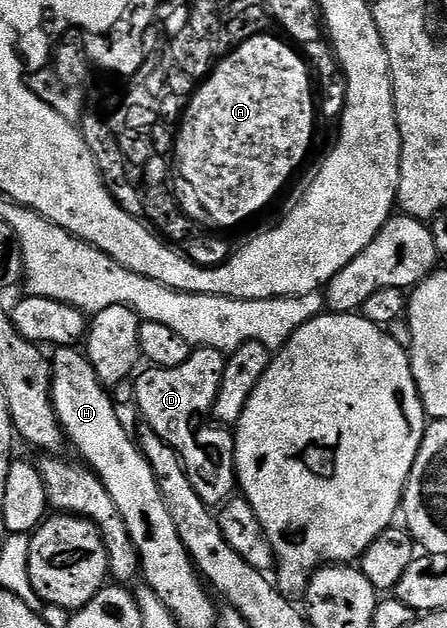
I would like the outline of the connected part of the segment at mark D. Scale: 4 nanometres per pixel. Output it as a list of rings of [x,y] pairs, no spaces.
[[[197,348],[186,362],[175,368],[145,368],[135,378],[135,406],[149,421],[148,429],[154,430],[180,456],[187,476],[195,484],[195,492],[210,508],[228,502],[237,486],[233,434],[220,424],[201,419],[212,415],[226,361],[222,351]]]

